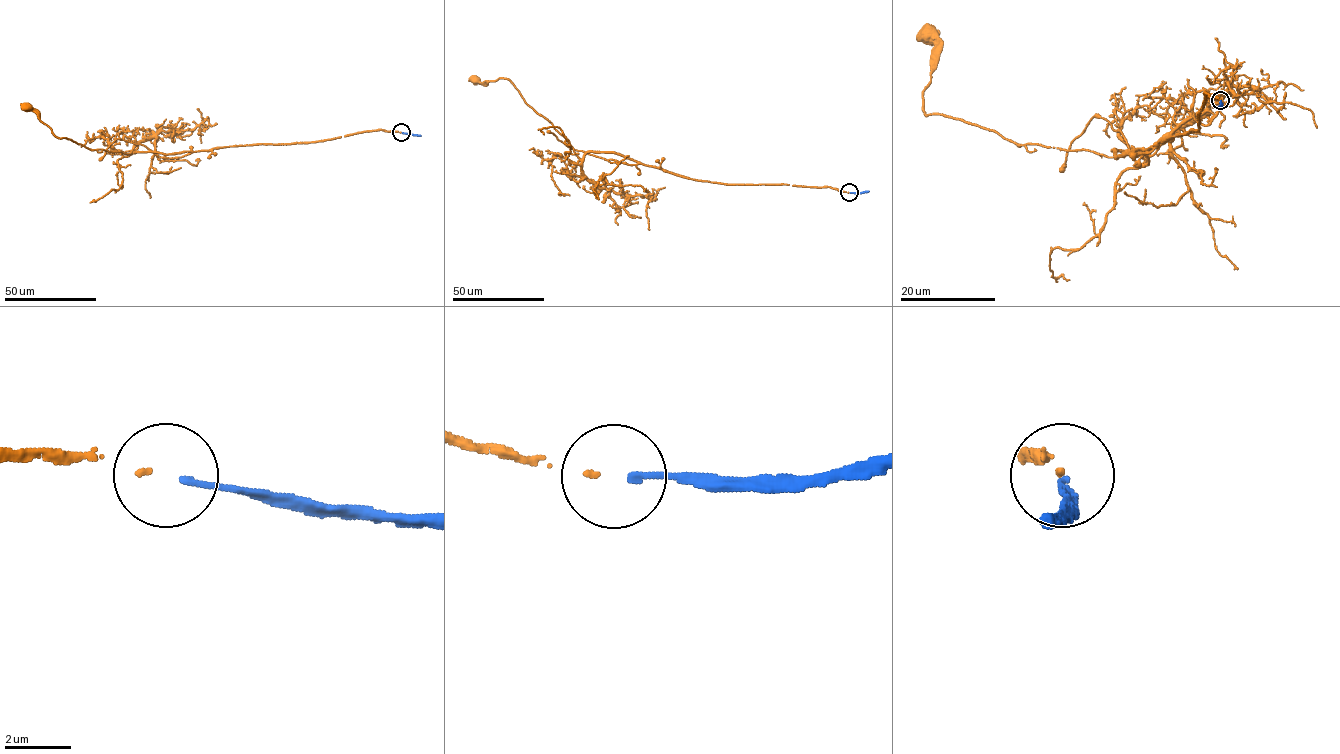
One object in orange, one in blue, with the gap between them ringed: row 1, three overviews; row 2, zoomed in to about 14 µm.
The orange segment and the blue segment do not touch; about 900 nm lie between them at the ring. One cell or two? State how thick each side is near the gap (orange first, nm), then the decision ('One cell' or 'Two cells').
Thickness 110 nm (orange) against 170 nm. One cell

